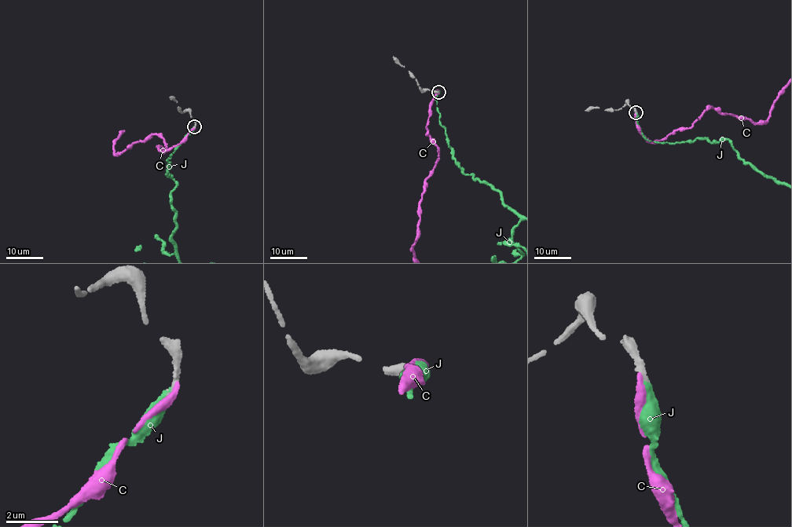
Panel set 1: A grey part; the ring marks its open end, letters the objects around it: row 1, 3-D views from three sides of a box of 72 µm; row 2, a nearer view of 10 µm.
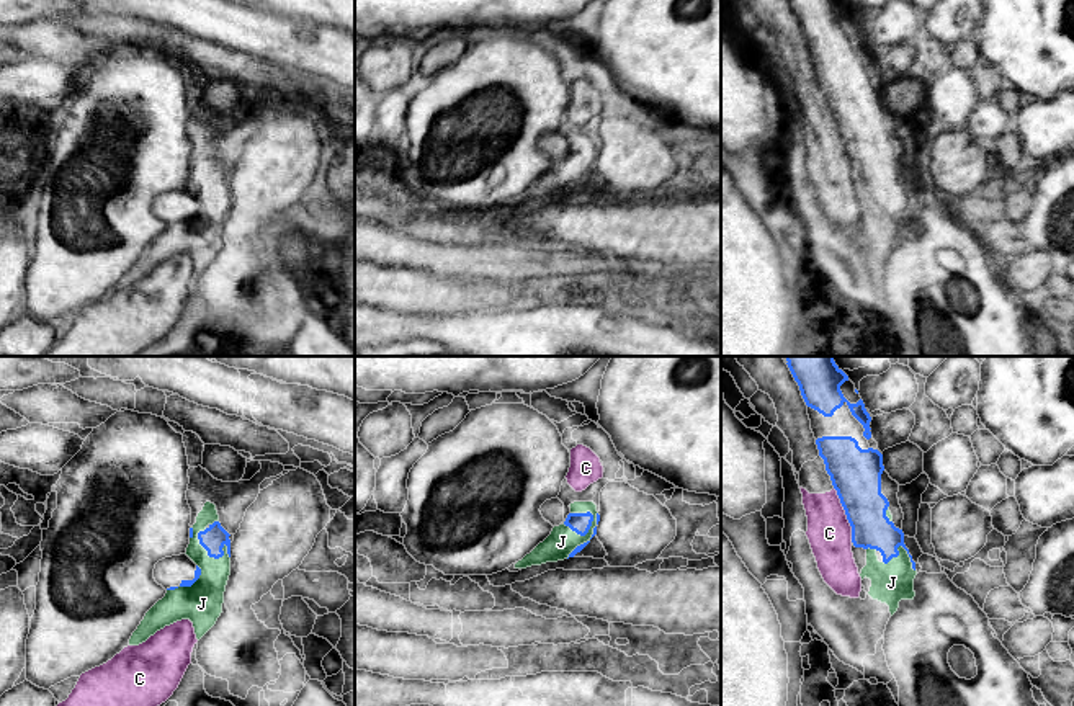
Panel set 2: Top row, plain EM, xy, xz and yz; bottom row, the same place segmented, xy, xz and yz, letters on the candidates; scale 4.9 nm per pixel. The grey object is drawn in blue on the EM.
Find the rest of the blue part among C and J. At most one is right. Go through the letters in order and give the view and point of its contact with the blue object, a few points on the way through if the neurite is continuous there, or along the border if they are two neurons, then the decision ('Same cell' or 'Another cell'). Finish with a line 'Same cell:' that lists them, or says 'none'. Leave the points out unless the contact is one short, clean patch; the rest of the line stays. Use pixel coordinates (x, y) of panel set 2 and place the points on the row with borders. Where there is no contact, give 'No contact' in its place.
C: Touches blue at yz (845, 513). Another cell
J: Touches blue at xz (592, 536). Same cell
Same cell: J

